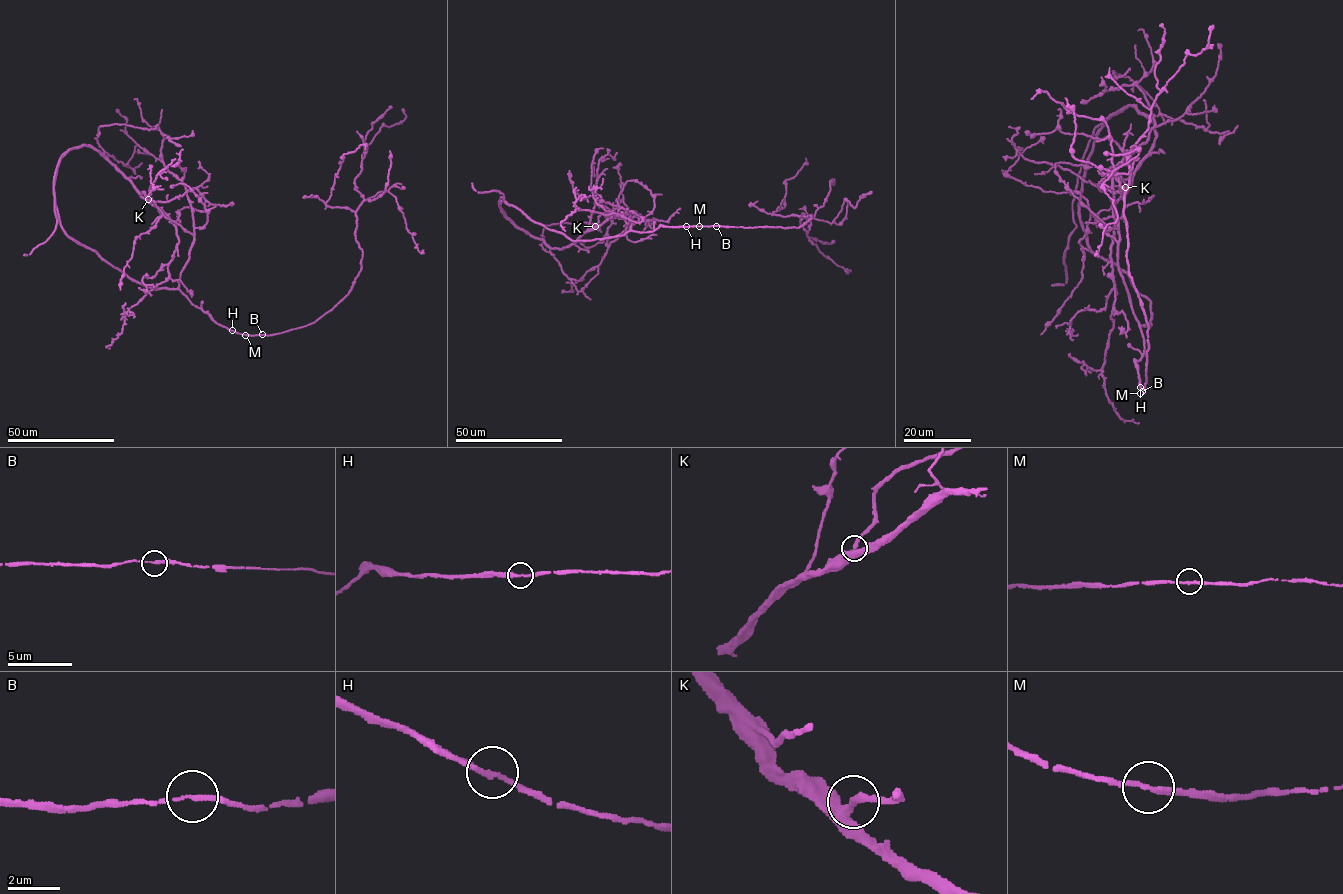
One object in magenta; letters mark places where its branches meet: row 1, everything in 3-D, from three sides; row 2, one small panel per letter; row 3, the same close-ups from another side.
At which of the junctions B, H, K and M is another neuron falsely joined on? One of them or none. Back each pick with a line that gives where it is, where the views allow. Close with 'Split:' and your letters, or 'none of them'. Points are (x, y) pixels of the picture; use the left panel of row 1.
Split: none of them

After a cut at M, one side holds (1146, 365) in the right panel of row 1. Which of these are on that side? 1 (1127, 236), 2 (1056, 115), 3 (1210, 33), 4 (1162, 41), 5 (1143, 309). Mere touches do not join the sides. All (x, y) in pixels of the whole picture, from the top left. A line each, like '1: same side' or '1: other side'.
1: same side
2: other side
3: same side
4: same side
5: same side

